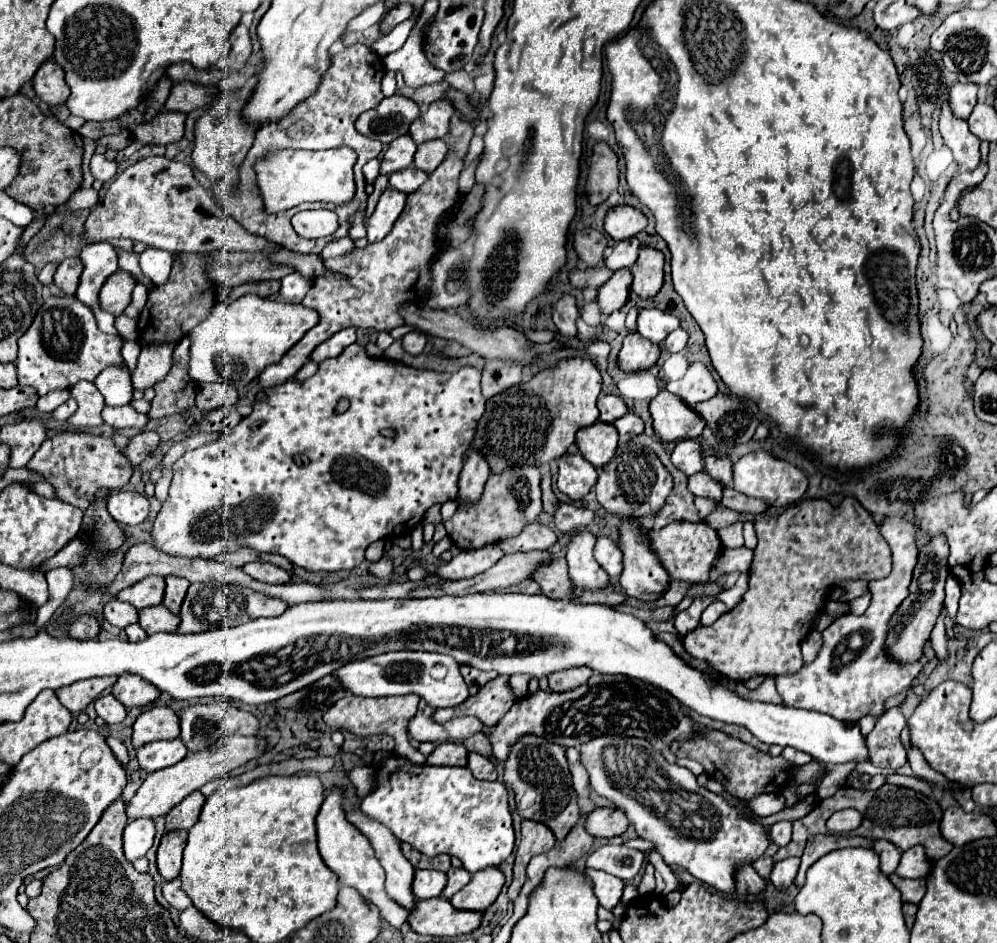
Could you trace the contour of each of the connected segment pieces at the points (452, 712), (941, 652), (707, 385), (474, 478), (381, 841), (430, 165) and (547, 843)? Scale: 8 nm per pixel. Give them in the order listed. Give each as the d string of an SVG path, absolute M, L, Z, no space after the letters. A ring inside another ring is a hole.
M499 675L493 681L489 681L477 695L471 695L465 703L459 707L451 709L437 709L435 711L435 721L445 723L451 717L461 717L461 715L475 715L479 721L483 721L487 727L495 725L517 701L515 695L511 695L511 687L507 687L509 675Z
M943 607L941 610L939 619L937 619L937 625L931 633L931 645L937 653L937 659L943 661L943 657L947 657L947 637L945 637L945 624L944 619L946 617L946 608Z
M691 363L685 377L679 381L669 381L666 384L667 391L679 395L689 407L695 403L707 401L717 393L717 383L711 377L709 369L703 363Z
M471 449L459 475L459 497L463 497L463 501L467 499L469 503L475 503L483 493L489 473L489 463L483 459L483 455L479 455L479 451Z
M349 809L349 811L345 811L345 815L369 839L369 843L375 851L375 857L379 859L381 867L385 869L385 875L387 875L385 891L389 893L389 897L411 911L413 903L415 903L415 895L411 891L415 869L403 857L401 841L387 827L383 827L379 821L363 815L359 809Z
M439 139L437 141L427 141L427 143L421 143L417 147L413 163L415 163L417 169L421 169L425 173L433 173L439 167L439 163L443 161L445 153L447 153L445 141L439 141Z
M523 821L521 825L521 843L517 847L515 855L515 867L513 867L513 883L509 885L509 899L513 901L525 881L525 869L531 857L541 855L549 851L555 845L555 837L551 835L551 829L547 829L543 823L535 821Z

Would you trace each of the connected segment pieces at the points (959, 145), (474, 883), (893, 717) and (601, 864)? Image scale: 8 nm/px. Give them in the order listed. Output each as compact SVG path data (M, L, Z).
M949 101L943 103L943 107L941 107L939 131L961 169L975 169L979 165L979 161L981 161L979 139L969 131L967 121L957 119L953 115Z
M487 867L475 873L473 879L449 901L457 909L485 911L491 903L495 903L503 885L505 885L505 875L499 871L499 867Z
M899 707L887 711L887 715L877 719L875 729L867 735L867 749L871 751L871 763L875 767L891 767L893 771L907 763L905 747L901 745L901 729L905 727L905 717Z
M603 845L589 855L587 867L601 869L629 883L639 873L643 861L645 855L637 849L629 849L625 845Z

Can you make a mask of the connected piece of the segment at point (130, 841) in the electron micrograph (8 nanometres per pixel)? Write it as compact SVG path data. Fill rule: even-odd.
M133 819L127 823L123 833L123 851L129 861L135 861L137 857L143 857L155 837L155 823L153 819Z

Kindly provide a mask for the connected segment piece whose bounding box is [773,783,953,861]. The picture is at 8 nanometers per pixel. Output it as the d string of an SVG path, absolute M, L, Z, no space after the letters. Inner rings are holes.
M885 783L877 791L857 791L853 787L841 787L833 797L819 801L803 819L793 821L793 839L791 839L791 843L787 847L781 847L777 851L773 861L781 861L781 859L793 857L793 855L801 857L807 839L811 835L815 835L815 833L827 833L825 831L827 819L835 811L847 809L847 807L855 807L857 811L863 813L863 825L857 831L861 837L867 837L867 839L873 839L873 841L887 839L887 841L895 843L901 851L907 851L913 845L923 845L925 847L925 855L927 855L929 861L937 861L937 859L945 857L953 849L951 843L931 843L931 841L939 841L941 839L939 819L943 815L939 805L933 799L929 799L929 797L925 797L925 795L913 791L913 789L895 787L895 785Z

